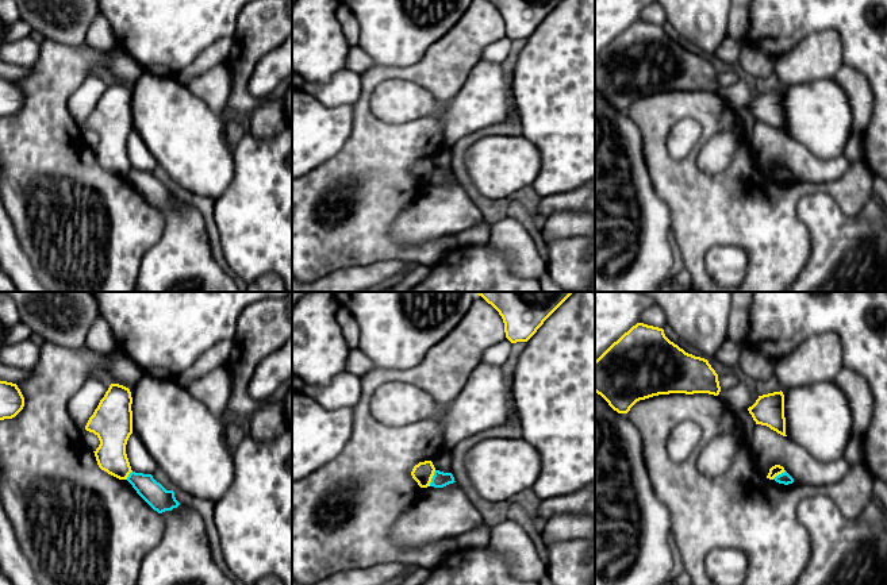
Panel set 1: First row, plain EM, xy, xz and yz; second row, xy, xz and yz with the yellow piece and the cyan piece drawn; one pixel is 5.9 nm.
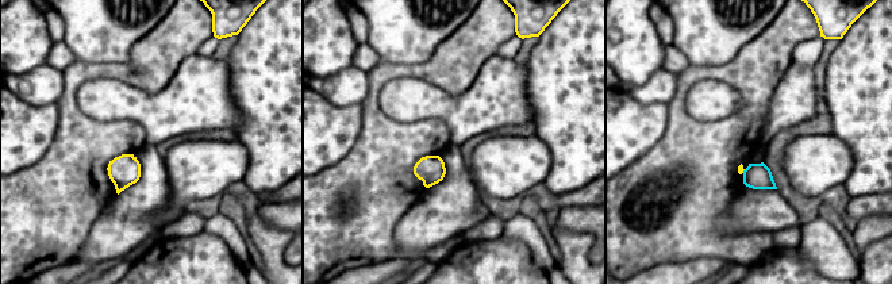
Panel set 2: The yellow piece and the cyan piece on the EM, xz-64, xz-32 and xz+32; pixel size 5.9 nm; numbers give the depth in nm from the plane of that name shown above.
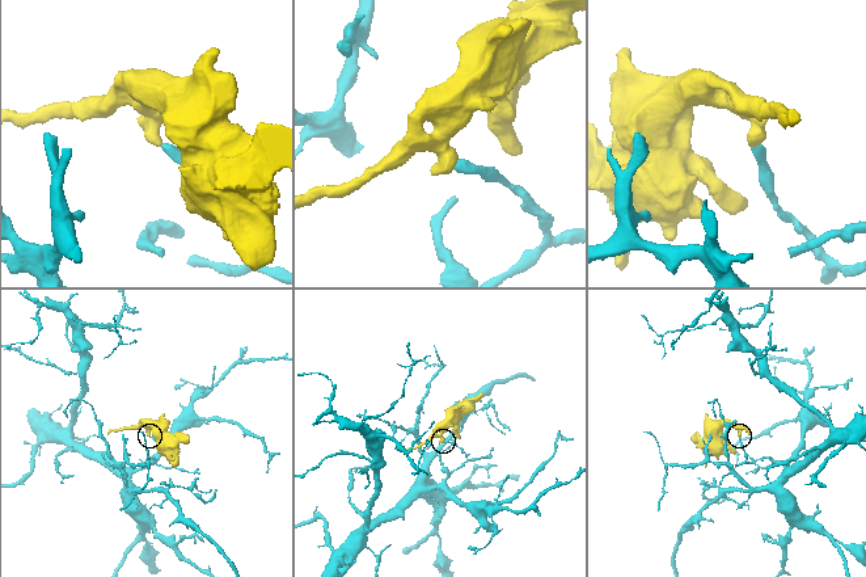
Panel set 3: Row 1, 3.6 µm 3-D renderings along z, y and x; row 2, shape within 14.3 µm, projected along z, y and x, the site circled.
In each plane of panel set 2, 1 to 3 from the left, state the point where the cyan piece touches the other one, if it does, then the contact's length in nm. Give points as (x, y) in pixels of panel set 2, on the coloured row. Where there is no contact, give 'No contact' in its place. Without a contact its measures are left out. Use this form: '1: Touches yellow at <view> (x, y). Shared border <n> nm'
1: No contact
2: No contact
3: Touches yellow at xz+32 (744, 169). Shared border 30 nm

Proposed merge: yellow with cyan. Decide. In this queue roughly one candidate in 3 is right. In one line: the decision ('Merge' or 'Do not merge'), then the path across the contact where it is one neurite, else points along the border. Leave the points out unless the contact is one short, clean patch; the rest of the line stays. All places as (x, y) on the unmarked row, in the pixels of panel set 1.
Do not merge. Boundary: xz (436, 168), (429, 183)

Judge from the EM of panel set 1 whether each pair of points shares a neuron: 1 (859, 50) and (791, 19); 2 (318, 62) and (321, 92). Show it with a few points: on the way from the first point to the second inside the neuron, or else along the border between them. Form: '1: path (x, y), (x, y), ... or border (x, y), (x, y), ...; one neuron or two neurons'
1: path (847, 31), (834, 19), (810, 19); one neuron
2: border (346, 68), (337, 72), (327, 81), (306, 81); two neurons

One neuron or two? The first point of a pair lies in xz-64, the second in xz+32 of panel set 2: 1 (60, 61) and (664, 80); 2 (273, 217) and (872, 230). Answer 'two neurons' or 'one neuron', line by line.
1: two neurons
2: one neuron

